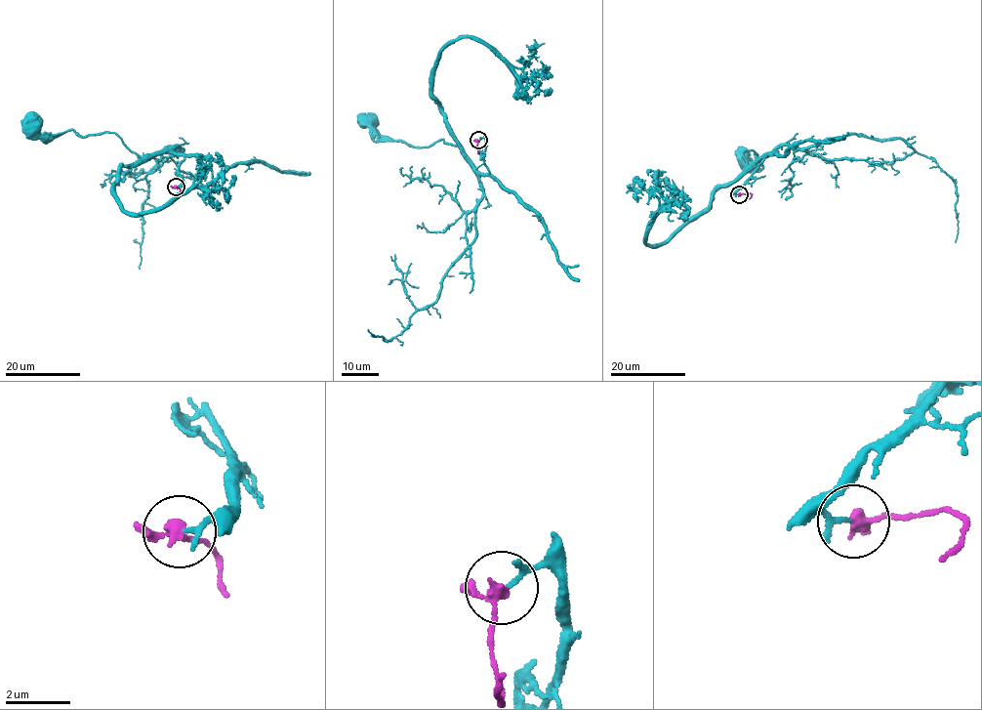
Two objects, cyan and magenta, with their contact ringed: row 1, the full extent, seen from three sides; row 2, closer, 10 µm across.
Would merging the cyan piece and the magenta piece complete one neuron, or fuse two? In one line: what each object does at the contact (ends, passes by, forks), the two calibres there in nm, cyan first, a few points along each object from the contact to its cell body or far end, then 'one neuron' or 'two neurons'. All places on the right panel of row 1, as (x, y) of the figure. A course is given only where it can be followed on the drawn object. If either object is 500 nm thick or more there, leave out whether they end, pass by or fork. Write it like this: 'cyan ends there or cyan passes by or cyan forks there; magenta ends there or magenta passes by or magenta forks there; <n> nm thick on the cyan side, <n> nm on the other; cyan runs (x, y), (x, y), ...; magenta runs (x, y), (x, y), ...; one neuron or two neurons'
cyan passes by; magenta passes by; 110 nm thick on the cyan side, 260 nm on the other; cyan runs (738, 194), (766, 157), (747, 168), (744, 151), (758, 154), (746, 164); magenta runs (738, 194), (750, 193), (749, 199); one neuron

